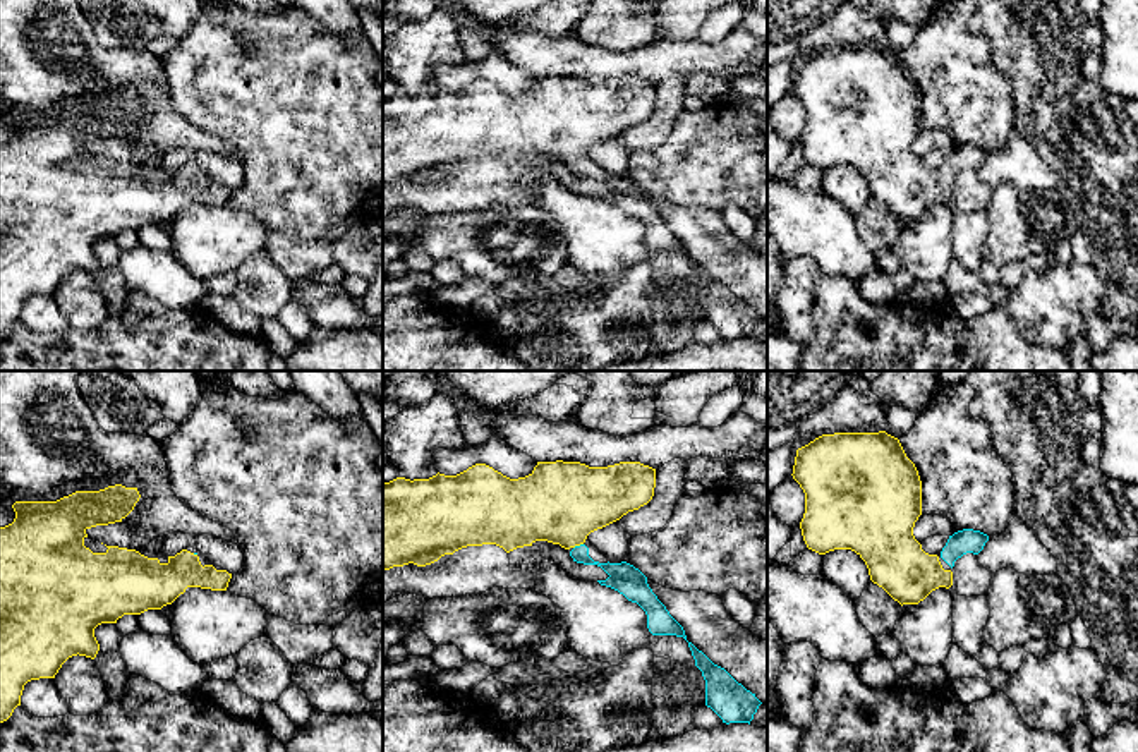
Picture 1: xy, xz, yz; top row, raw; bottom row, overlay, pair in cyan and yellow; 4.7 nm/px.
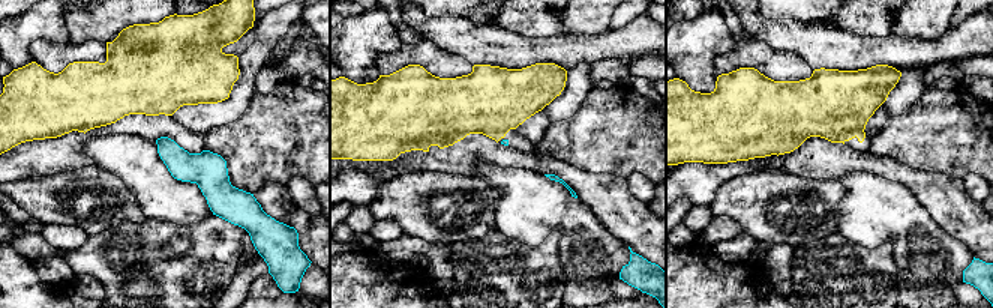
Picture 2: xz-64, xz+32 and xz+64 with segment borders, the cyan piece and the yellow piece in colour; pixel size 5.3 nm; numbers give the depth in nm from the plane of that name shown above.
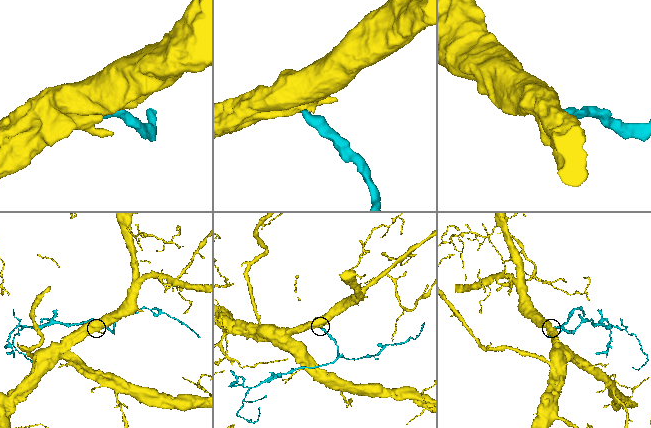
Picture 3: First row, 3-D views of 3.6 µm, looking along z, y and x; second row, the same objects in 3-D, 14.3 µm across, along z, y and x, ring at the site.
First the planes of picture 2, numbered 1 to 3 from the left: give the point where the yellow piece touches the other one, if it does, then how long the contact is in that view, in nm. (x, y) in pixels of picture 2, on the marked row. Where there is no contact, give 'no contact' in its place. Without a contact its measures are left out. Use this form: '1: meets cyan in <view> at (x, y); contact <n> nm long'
1: no contact
2: no contact
3: no contact

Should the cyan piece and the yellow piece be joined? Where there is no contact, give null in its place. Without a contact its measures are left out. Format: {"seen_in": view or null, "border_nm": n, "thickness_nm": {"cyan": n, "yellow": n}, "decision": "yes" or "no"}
{"seen_in": "xz", "border_nm": 50, "thickness_nm": {"cyan": 130, "yellow": 380}, "decision": "yes"}

